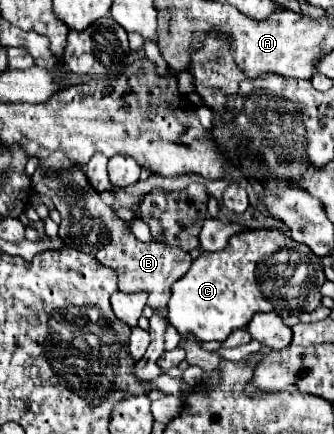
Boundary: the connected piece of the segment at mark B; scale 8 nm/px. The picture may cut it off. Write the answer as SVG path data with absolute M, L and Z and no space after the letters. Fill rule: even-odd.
M73 167L69 171L63 171L59 175L43 177L41 171L35 171L31 177L33 189L37 193L43 193L53 199L55 209L61 213L61 225L59 225L59 237L65 245L81 249L83 253L89 253L101 261L101 265L111 267L117 273L119 291L123 293L135 293L135 291L147 291L149 293L149 307L159 313L161 317L167 317L167 301L171 297L171 285L181 279L187 269L191 267L191 255L183 249L165 245L161 241L155 241L151 237L149 243L139 241L127 221L119 219L117 213L103 203L101 195L89 185L85 173L79 167Z

